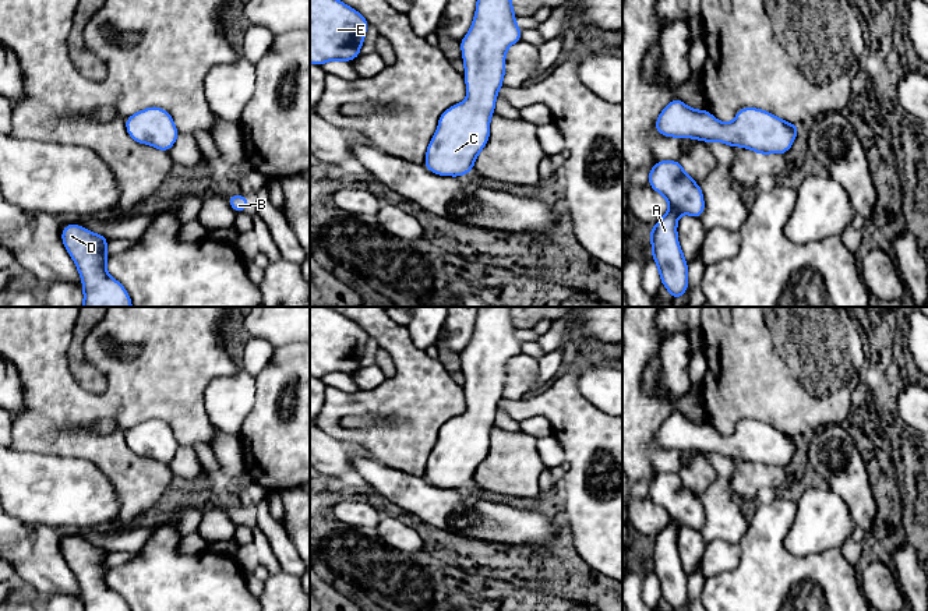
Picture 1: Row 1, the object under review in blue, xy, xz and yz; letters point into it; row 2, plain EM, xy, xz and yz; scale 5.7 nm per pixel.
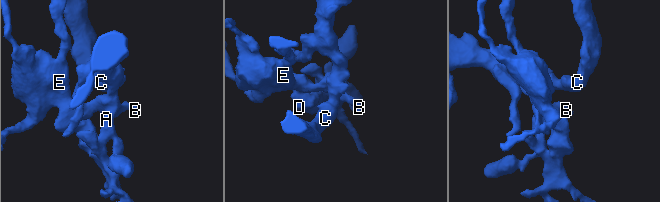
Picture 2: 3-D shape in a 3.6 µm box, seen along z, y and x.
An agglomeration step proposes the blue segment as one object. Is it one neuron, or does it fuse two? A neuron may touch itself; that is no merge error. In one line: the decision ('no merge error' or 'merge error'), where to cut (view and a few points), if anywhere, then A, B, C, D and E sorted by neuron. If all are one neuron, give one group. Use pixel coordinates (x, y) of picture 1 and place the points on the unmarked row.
no merge error; cut none; groups A B C D E

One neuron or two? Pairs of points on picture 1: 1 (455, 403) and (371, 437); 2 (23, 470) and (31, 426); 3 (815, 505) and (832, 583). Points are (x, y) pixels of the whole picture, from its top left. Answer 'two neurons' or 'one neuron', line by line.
1: one neuron
2: two neurons
3: two neurons

